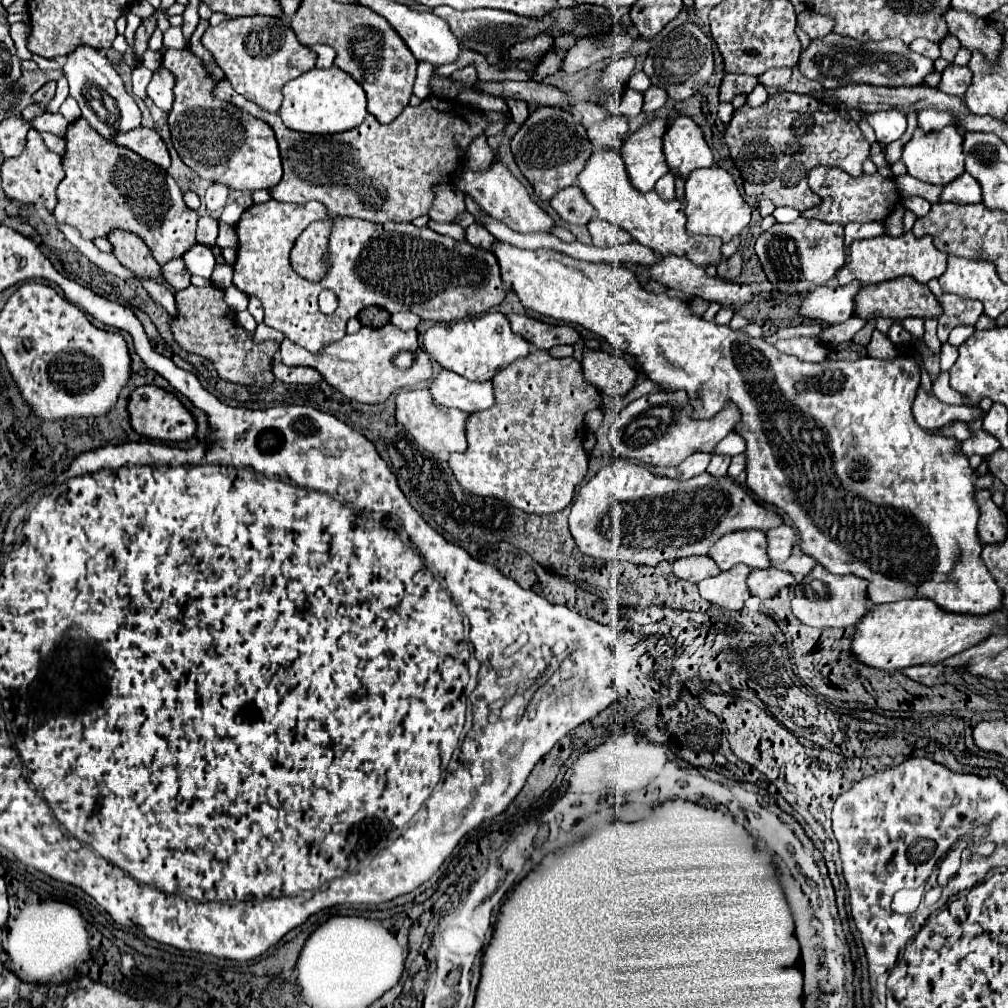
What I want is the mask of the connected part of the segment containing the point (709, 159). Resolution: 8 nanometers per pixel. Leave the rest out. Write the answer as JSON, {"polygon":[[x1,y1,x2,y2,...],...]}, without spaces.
{"polygon":[[672,111,668,115,668,129,662,137,662,149,668,167,682,177,688,177,692,169,714,165,714,157,704,141,702,129,692,117,680,111]]}

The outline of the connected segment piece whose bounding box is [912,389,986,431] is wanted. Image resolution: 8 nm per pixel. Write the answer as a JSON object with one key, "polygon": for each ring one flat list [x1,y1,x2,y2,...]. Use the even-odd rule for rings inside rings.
{"polygon":[[924,389,918,391,916,401,912,405,914,417,922,429,938,429,946,425,948,421,972,421,972,419,984,419,986,413,980,407,968,407,968,405,944,405,936,399,934,393,926,393]]}

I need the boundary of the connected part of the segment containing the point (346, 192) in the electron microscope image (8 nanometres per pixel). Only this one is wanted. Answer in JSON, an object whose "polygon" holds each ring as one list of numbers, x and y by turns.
{"polygon":[[228,79,216,83,214,97,240,107,274,129,284,165,282,181,270,189,276,201,304,203,316,199,322,201,332,215,348,215,372,223,402,223,426,215,434,203,434,187,454,181,454,173,472,139,484,135,484,129,492,121,510,121,502,111,482,113,470,107,462,107,462,115,458,115,456,103,430,95,418,107,406,107,402,115,388,125,378,123,374,115,366,115,362,125,338,135,306,135,290,131,278,113,262,111,262,107,238,95]]}

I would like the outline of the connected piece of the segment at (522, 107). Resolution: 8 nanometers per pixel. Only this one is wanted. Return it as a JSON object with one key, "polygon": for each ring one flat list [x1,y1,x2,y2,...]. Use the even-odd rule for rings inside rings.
{"polygon":[[504,99,508,109,510,109,510,115,512,115,512,121,522,125,528,117,528,105,522,101,522,99]]}

